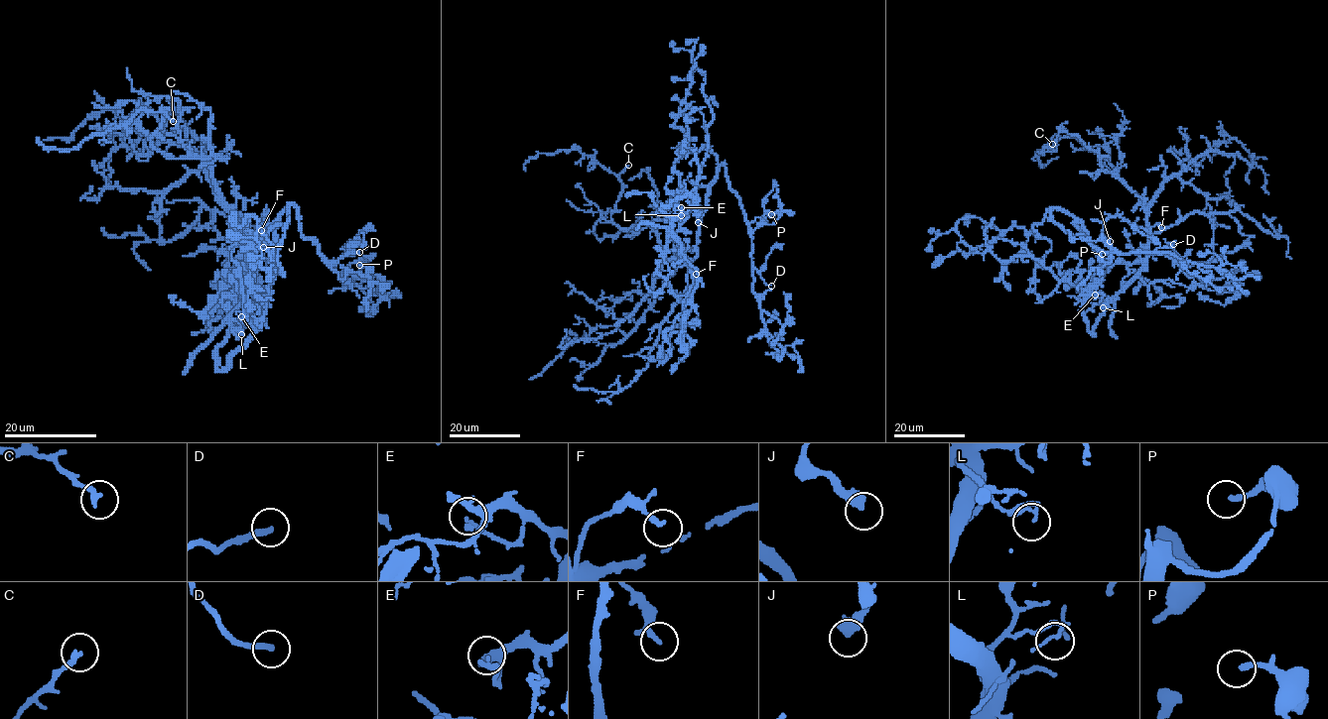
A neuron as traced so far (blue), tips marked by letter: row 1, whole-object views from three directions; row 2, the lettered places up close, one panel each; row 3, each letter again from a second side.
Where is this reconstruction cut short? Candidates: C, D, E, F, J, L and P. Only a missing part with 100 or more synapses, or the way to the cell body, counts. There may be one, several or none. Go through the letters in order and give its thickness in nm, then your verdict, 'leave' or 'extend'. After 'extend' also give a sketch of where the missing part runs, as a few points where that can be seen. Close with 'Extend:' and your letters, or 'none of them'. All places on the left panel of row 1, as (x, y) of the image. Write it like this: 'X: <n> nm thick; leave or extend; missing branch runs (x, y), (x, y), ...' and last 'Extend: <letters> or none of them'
C: 240 nm thick; leave
D: 240 nm thick; leave
E: 140 nm thick; leave
F: 190 nm thick; leave
J: 480 nm thick; leave
L: 80 nm thick; leave
P: 200 nm thick; leave
Extend: none of them

